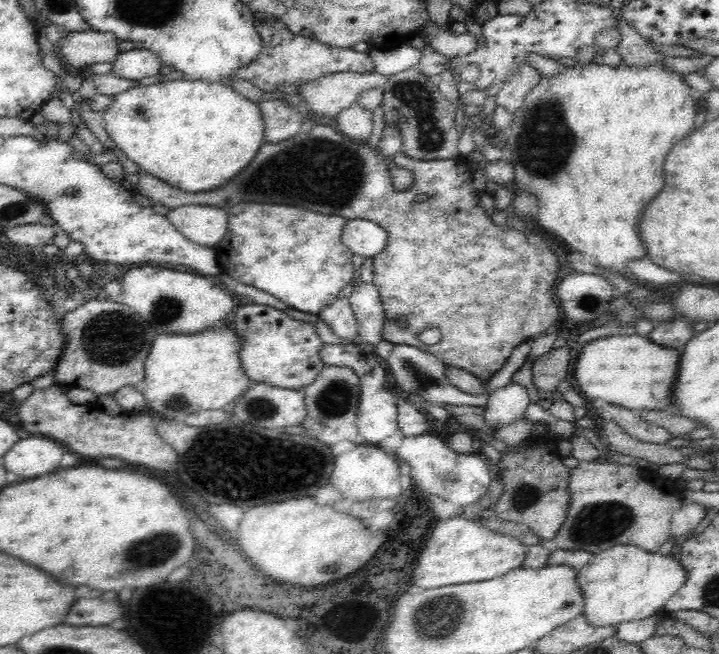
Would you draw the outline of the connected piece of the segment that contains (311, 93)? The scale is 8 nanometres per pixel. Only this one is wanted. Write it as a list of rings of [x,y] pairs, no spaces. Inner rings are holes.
[[[354,71],[324,74],[316,80],[298,86],[299,95],[305,100],[312,112],[331,119],[340,110],[359,103],[362,90],[381,88],[388,76],[376,71],[357,73]]]

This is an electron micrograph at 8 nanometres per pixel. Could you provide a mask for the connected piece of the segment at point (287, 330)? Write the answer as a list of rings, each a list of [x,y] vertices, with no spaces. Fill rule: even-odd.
[[[246,304],[234,311],[233,329],[241,338],[240,362],[253,382],[302,390],[312,384],[323,368],[319,350],[324,342],[312,323],[296,320],[265,304]]]

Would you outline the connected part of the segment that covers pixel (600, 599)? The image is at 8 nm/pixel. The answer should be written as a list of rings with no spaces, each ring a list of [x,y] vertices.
[[[624,544],[593,553],[590,562],[577,571],[579,589],[583,592],[583,617],[592,626],[617,626],[622,622],[642,620],[663,608],[668,599],[686,582],[686,571],[672,553],[646,552],[639,546]]]

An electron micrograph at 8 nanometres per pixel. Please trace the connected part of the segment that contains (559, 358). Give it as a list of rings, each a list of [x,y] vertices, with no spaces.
[[[562,345],[541,354],[532,364],[533,383],[538,391],[556,391],[556,386],[566,378],[570,364],[570,349]]]

